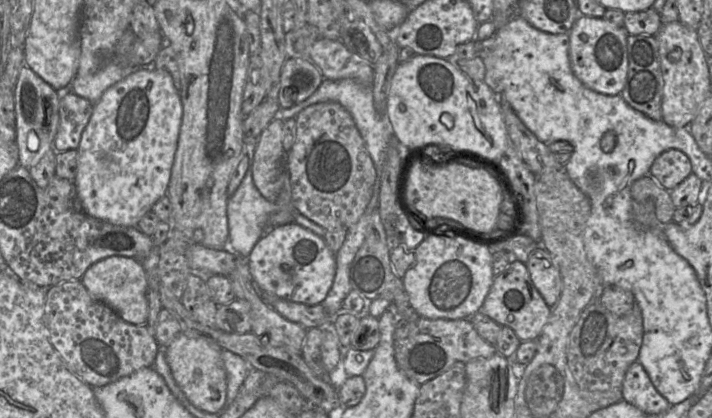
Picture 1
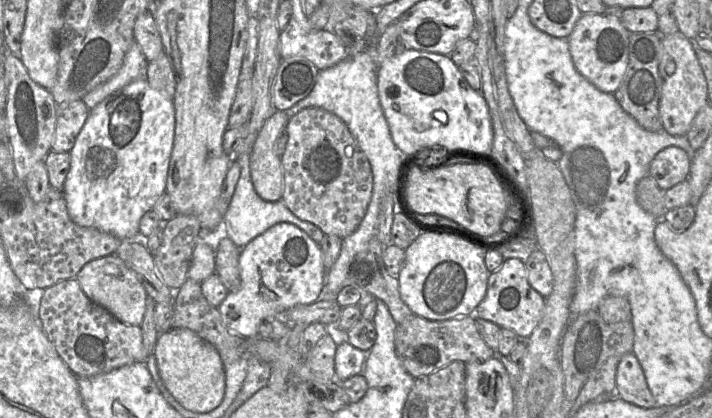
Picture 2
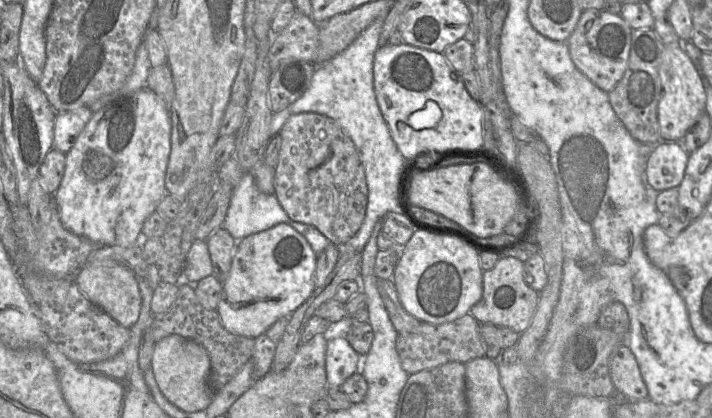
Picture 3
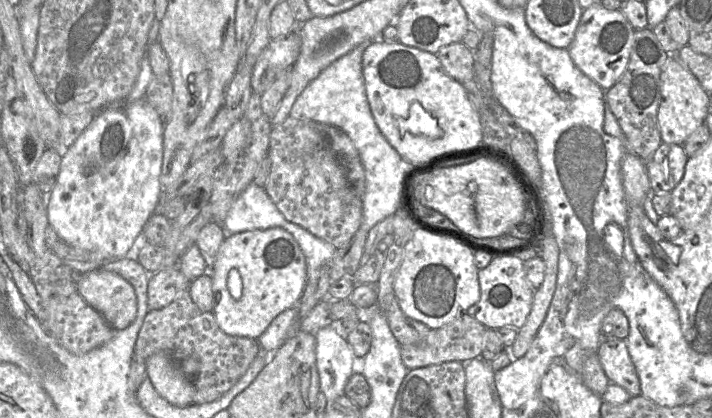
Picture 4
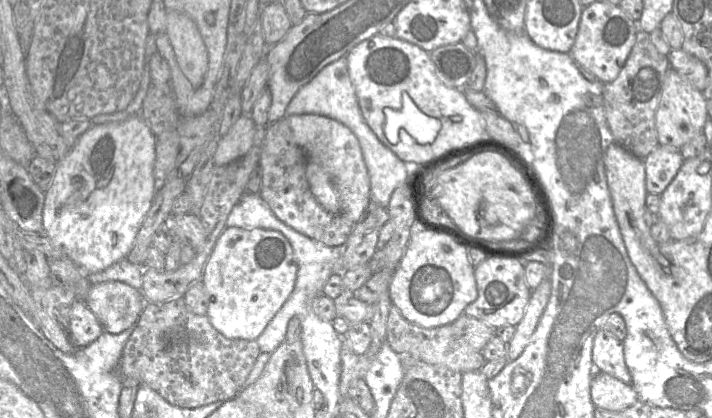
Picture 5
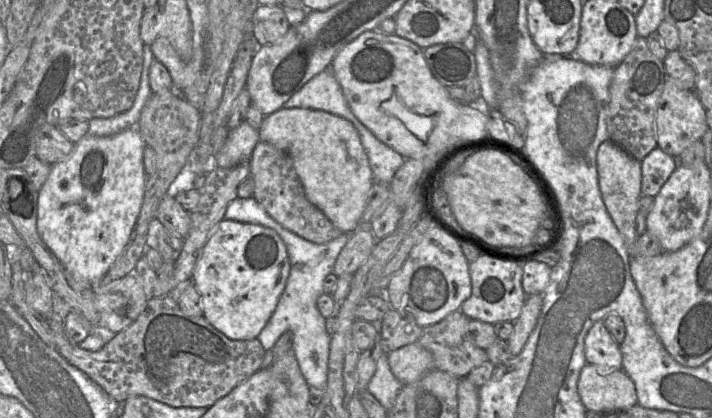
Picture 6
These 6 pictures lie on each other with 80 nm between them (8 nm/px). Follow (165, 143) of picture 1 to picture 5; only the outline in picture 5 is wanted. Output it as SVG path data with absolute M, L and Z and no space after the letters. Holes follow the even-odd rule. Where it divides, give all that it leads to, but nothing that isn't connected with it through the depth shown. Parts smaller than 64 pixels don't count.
M140 114L132 116L125 121L107 123L101 125L91 125L91 127L81 135L71 151L57 163L55 175L49 189L45 192L45 201L42 212L42 223L49 238L73 260L80 268L87 273L102 271L116 262L125 259L130 252L137 233L152 205L156 192L156 179L154 177L154 165L156 161L156 136L141 118Z

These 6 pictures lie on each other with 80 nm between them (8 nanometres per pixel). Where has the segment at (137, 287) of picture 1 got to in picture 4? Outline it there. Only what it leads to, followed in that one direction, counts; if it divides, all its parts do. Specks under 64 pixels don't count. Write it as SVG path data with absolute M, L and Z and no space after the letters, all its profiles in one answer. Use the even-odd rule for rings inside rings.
M95 269L82 273L78 283L78 293L97 312L113 330L124 330L137 315L137 297L132 285L114 272Z

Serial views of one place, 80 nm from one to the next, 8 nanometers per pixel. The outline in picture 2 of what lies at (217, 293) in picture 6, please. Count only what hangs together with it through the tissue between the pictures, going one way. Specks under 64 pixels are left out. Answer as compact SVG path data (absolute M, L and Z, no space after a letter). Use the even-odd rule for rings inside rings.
M279 223L271 227L266 232L249 242L244 248L242 248L239 255L239 269L241 277L240 289L236 292L229 292L225 300L218 307L218 310L226 328L232 333L237 334L245 339L258 336L259 327L266 319L283 317L283 315L288 310L296 306L307 306L318 301L325 285L326 274L328 272L326 271L323 264L323 256L320 245L314 242L305 232L300 230L298 227L289 223Z

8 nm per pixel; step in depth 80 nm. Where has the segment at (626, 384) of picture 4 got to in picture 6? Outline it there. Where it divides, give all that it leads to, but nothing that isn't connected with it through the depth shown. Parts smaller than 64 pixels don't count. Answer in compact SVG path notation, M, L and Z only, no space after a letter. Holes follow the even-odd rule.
M598 321L588 331L584 341L587 363L610 370L623 369L622 353L604 321Z

